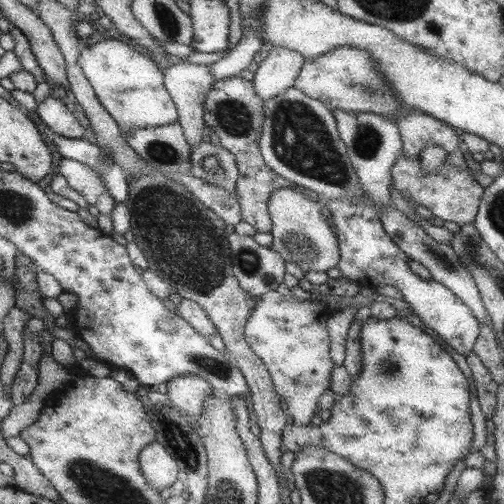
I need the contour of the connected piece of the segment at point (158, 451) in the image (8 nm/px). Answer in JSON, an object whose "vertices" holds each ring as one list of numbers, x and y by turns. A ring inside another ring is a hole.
{"vertices":[[154,441,139,455,139,465,150,486,158,491,172,487,178,476,178,466,174,456,162,444]]}

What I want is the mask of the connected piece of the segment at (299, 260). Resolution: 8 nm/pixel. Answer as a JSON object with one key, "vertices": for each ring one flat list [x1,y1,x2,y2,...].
{"vertices":[[283,188,275,190,268,201,268,210,271,214,271,222,274,224,269,232,273,236,272,246,286,262,294,262,306,273,310,270,314,272,328,272,330,268,336,268,340,262,340,250,338,250,339,236,334,236,330,224,322,216,320,204,310,195,302,194,300,190]]}

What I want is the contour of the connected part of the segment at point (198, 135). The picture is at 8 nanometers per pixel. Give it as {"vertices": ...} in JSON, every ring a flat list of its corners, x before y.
{"vertices":[[184,61,182,63,170,64,164,69,163,74,166,80,167,91,171,94,175,105,178,107,178,121,182,124,187,141,191,143,191,148,194,148,194,145,198,145,198,143,202,142,205,130,207,129,204,120,204,101,208,96,208,92,212,90,215,84,215,79,213,75,210,74,210,66]]}

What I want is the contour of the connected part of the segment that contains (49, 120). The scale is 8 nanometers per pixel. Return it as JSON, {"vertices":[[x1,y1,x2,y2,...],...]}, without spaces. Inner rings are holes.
{"vertices":[[49,97,38,104,40,121,47,131,53,131,66,138,84,138,86,128,76,114,58,97]]}

